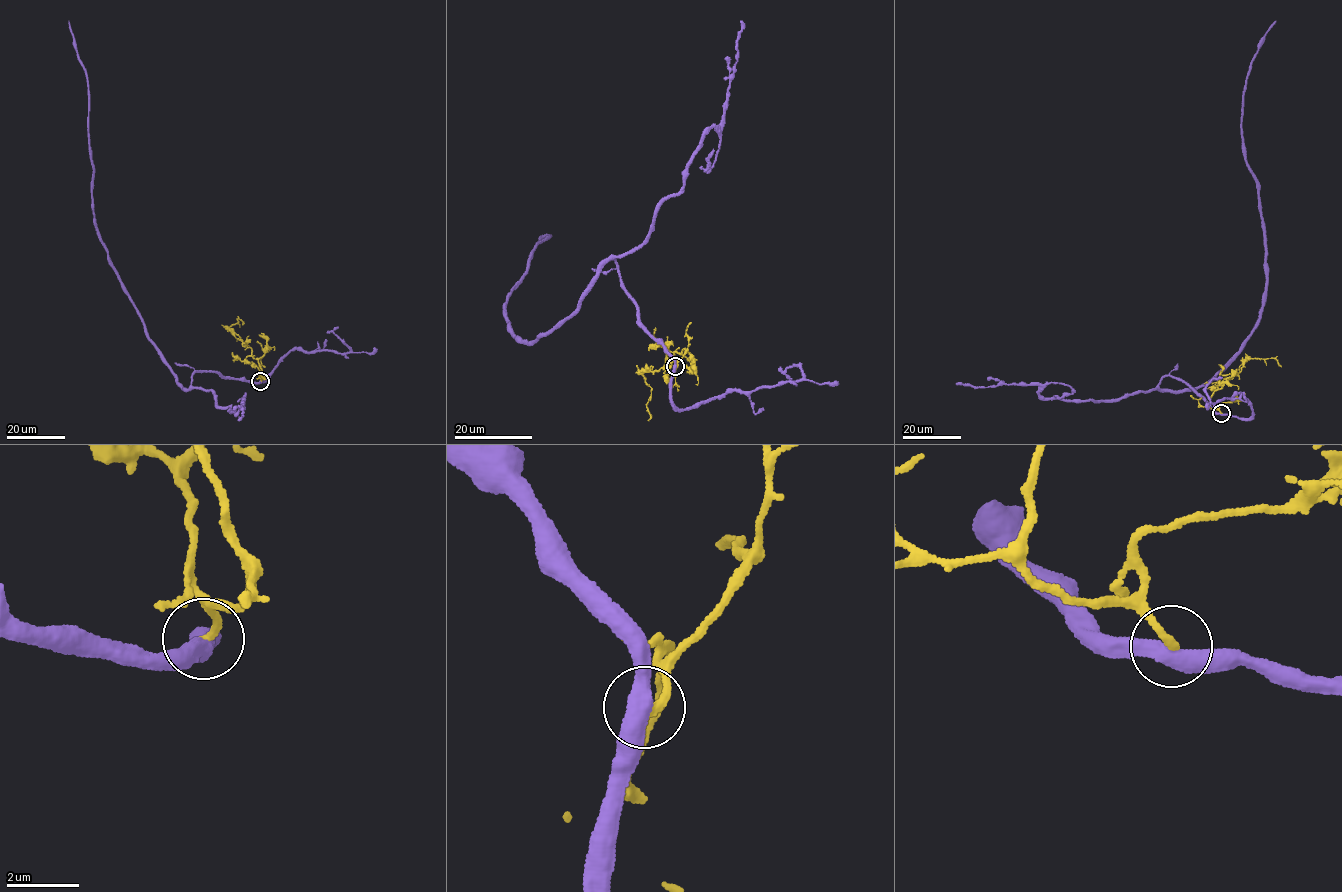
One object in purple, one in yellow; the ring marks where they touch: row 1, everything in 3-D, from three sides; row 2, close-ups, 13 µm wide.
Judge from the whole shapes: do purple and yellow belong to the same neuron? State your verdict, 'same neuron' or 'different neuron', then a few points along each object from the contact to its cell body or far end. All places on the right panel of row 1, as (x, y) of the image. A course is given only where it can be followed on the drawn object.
different neuron; course purple (1221, 413), (1171, 376), (1158, 384), (1201, 387), (1258, 320), (1267, 253), (1242, 95), (1275, 20); course yellow (1221, 413), (1210, 407), (1211, 395), (1240, 371), (1248, 359), (1275, 358), (1281, 366)

